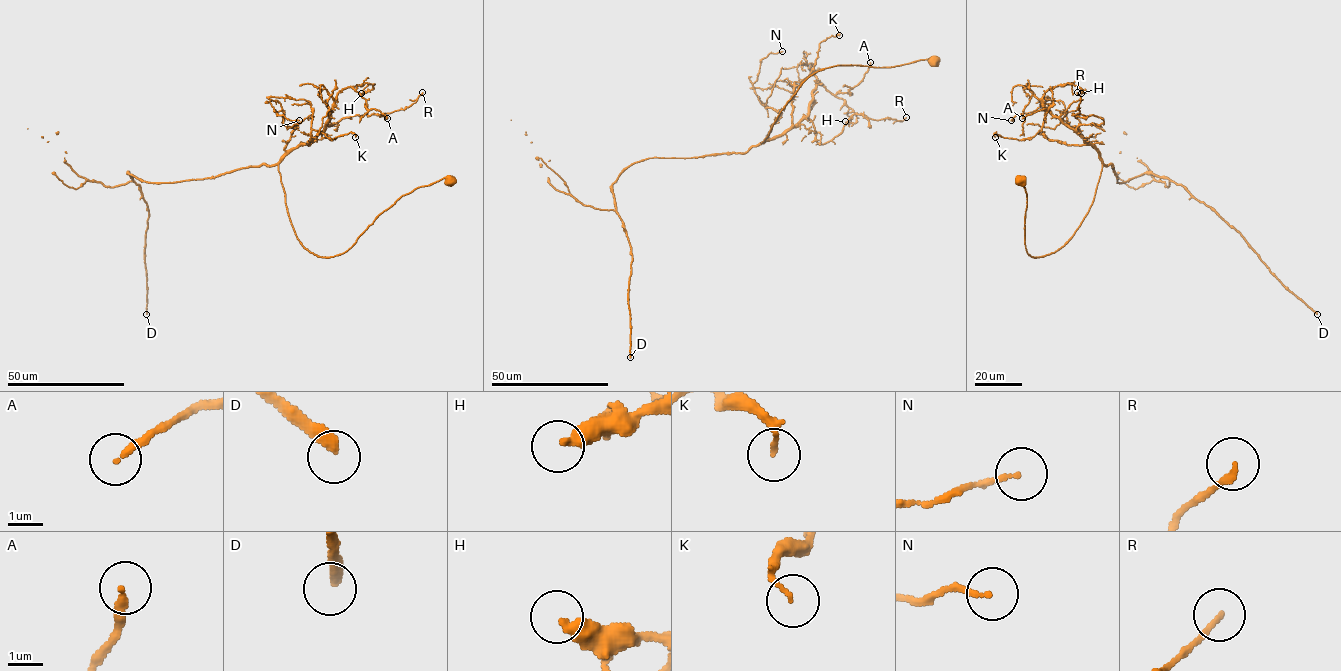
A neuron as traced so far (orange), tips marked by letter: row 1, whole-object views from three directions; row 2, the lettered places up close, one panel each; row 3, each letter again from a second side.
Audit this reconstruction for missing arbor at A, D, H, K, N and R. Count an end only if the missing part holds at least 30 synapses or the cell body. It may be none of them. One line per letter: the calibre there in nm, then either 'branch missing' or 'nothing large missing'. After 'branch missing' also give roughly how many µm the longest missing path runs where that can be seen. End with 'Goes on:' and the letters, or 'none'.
A: 200 nm thick; nothing large missing
D: 360 nm thick; branch missing; about 400 µm are missing
H: 400 nm thick; nothing large missing
K: 130 nm thick; nothing large missing
N: 140 nm thick; nothing large missing
R: 170 nm thick; nothing large missing
Goes on: D

